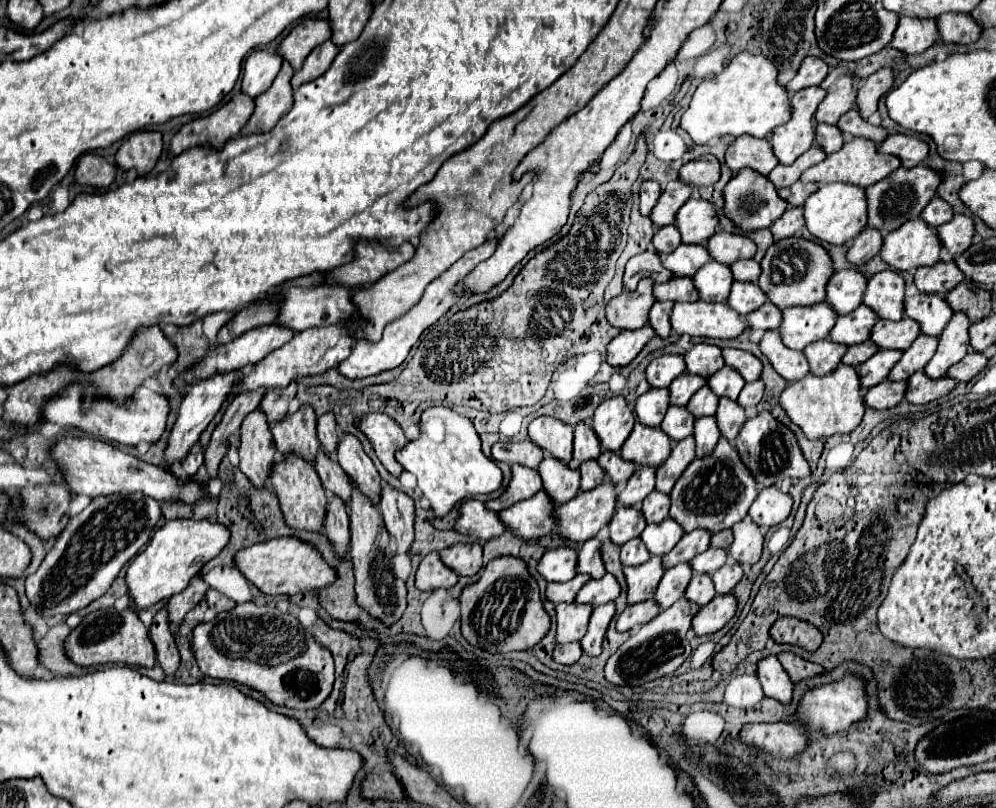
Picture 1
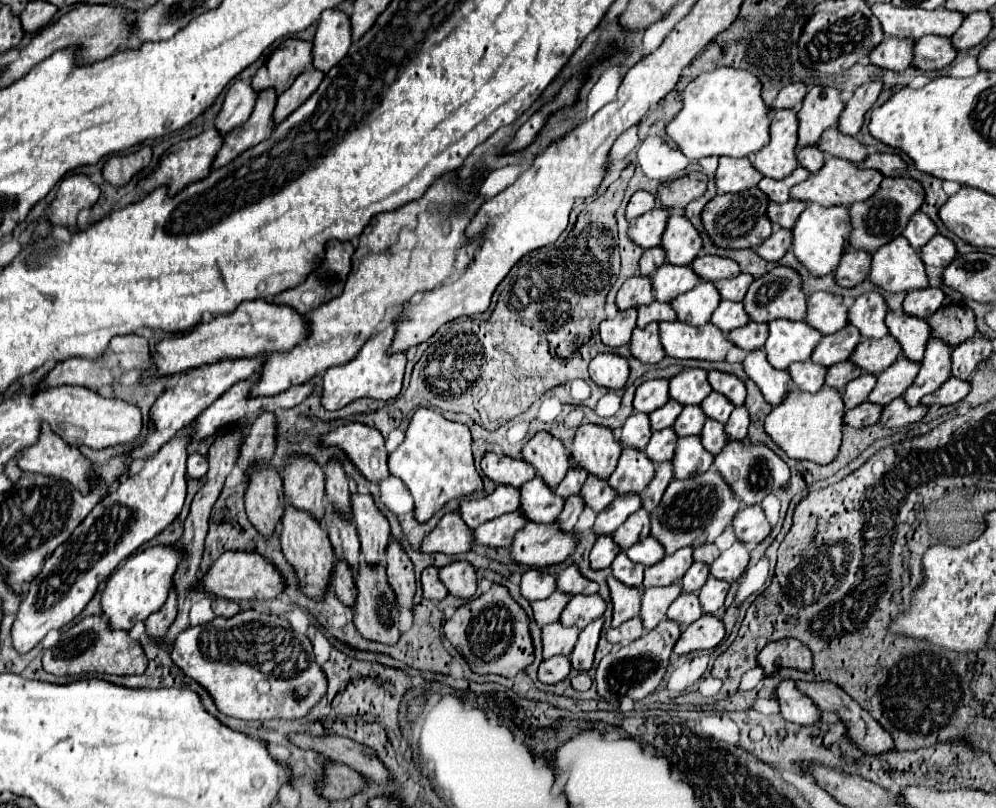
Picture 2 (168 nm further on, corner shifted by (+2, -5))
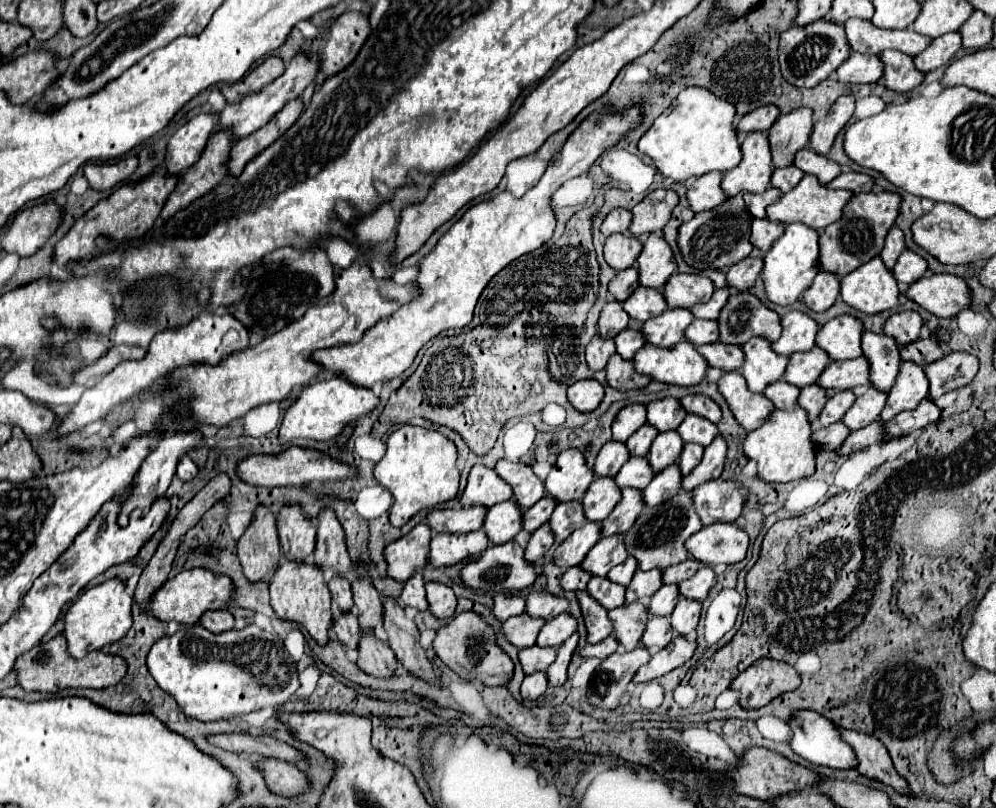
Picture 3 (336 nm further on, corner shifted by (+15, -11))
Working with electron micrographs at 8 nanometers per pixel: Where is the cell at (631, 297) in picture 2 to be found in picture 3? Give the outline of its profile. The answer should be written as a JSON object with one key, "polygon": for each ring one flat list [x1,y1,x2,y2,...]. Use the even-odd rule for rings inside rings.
{"polygon":[[609,301,599,317,597,329,601,337,617,337,617,333,621,333,629,323,629,315,623,311,623,303,617,301]]}

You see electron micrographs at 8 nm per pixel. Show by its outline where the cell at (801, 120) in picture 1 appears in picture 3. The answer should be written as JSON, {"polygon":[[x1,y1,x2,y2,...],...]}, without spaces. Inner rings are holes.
{"polygon":[[767,131,749,133,741,143,741,153,741,163,733,171,727,171,721,181,721,189,727,197,733,197,741,191,761,193,769,187,771,181,773,165]]}

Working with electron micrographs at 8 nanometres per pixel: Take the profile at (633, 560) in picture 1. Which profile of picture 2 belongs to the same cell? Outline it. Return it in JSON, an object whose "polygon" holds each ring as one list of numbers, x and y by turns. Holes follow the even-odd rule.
{"polygon":[[620,553,610,567,612,567,612,575,614,575,618,581,622,581,622,583,626,583,626,585,630,585,630,587,642,585,644,567,638,565,638,563,634,563,634,561,630,561,630,559,626,557,626,553]]}

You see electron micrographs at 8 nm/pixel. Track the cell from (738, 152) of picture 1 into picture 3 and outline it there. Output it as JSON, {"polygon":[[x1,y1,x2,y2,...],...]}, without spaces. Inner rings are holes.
{"polygon":[[713,171,713,173,701,175,691,187,687,187,687,201,693,213,709,211,727,199,725,195,721,195,721,187,719,187,721,177,723,177,721,173]]}

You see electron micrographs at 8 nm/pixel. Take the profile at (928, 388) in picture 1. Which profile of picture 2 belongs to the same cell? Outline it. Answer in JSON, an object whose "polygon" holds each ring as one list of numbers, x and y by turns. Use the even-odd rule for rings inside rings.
{"polygon":[[898,397,894,399,890,405,884,407,882,411,882,417,880,417,880,425,884,427,904,427,904,425,910,425,914,421,920,421,926,413,928,413,930,407,926,405,916,405,916,407,910,407,904,397]]}

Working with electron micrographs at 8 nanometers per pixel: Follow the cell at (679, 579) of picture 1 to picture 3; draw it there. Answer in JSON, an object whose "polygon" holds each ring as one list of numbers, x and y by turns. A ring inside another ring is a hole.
{"polygon":[[631,603,627,607,617,607,607,615,613,623,613,637,625,651,633,651,639,645,645,623,649,619,647,607,641,603]]}

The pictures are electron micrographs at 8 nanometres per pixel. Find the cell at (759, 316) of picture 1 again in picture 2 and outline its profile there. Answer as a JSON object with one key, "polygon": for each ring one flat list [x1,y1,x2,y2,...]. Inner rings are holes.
{"polygon":[[750,321,744,327,738,327,734,331,730,331,730,339,734,341,734,345,752,351,752,349,762,349,762,345,766,343,766,329,768,325]]}

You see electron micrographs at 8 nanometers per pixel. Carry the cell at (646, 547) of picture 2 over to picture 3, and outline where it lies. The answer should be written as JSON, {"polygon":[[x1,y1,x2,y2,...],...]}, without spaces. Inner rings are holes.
{"polygon":[[627,557,623,563,619,563,617,567,613,567,607,573,607,579,613,583,619,583,619,585,629,585,635,569,637,569,637,561,633,557]]}

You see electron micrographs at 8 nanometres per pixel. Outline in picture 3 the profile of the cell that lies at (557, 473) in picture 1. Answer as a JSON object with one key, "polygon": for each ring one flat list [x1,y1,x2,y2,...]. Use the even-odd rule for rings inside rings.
{"polygon":[[509,499,491,507,491,511,485,515,483,531,493,545,503,545,517,537,517,533,521,531,521,519,523,511,513,499]]}

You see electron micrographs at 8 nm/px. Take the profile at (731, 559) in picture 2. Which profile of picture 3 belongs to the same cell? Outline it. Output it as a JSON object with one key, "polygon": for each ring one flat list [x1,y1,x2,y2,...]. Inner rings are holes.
{"polygon":[[701,567,691,579,685,579,683,583,677,585,679,595,685,599,693,599,693,601,703,601,709,593,709,589,715,583,715,573,709,567]]}

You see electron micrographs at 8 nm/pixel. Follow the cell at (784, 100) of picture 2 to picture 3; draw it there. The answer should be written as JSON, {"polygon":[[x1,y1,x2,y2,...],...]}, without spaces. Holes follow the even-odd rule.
{"polygon":[[763,105,755,111,747,113,735,127,737,133,753,133,753,131,767,131,773,121,779,117,779,109,775,105]]}

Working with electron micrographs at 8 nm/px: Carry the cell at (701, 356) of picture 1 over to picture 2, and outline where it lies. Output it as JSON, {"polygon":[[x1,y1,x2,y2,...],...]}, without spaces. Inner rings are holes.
{"polygon":[[702,367,682,369,670,379,670,397,682,405,700,405,702,399,712,391,706,377,708,371]]}

